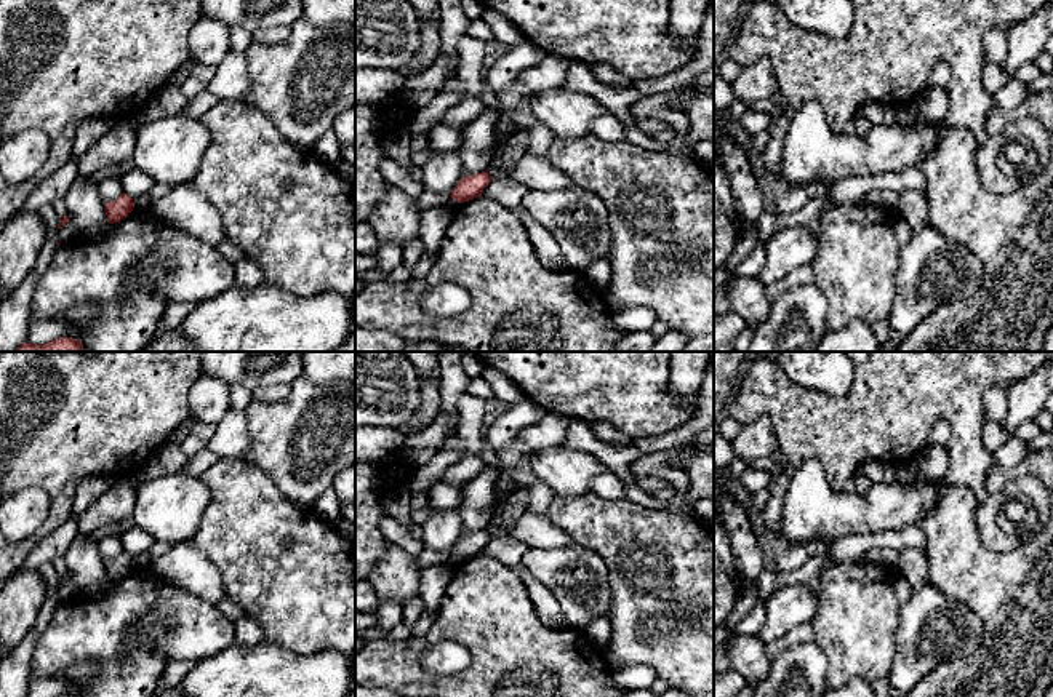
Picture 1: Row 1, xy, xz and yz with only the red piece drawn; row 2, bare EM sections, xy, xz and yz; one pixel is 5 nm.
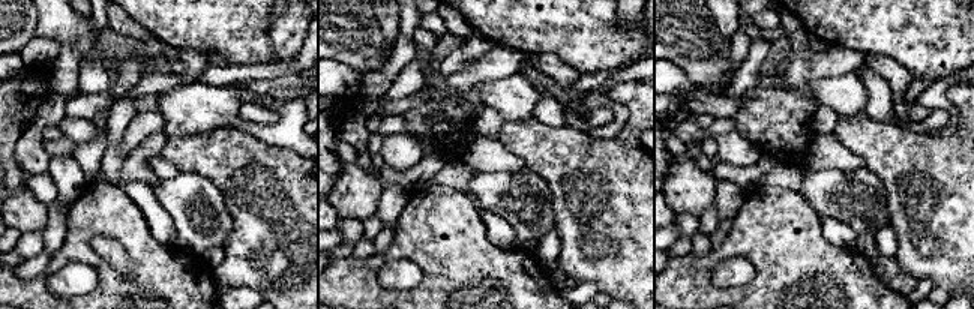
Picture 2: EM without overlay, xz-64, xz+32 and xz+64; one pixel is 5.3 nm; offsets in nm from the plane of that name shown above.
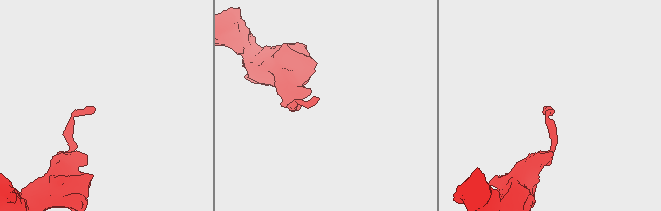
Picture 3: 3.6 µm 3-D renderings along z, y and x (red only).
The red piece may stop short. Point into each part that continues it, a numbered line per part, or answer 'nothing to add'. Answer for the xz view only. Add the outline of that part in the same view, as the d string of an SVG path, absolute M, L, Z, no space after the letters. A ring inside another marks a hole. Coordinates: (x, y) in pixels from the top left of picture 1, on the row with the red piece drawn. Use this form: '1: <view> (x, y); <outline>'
nothing to add

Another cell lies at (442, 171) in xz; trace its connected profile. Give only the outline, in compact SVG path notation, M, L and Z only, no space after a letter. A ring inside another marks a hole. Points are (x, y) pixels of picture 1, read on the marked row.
M434 152L422 166L422 184L427 190L442 197L442 205L454 213L461 203L451 198L451 192L462 177L459 152Z

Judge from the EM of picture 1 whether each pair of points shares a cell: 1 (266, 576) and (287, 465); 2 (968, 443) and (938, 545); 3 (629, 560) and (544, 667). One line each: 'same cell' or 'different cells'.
1: different cells
2: different cells
3: different cells

